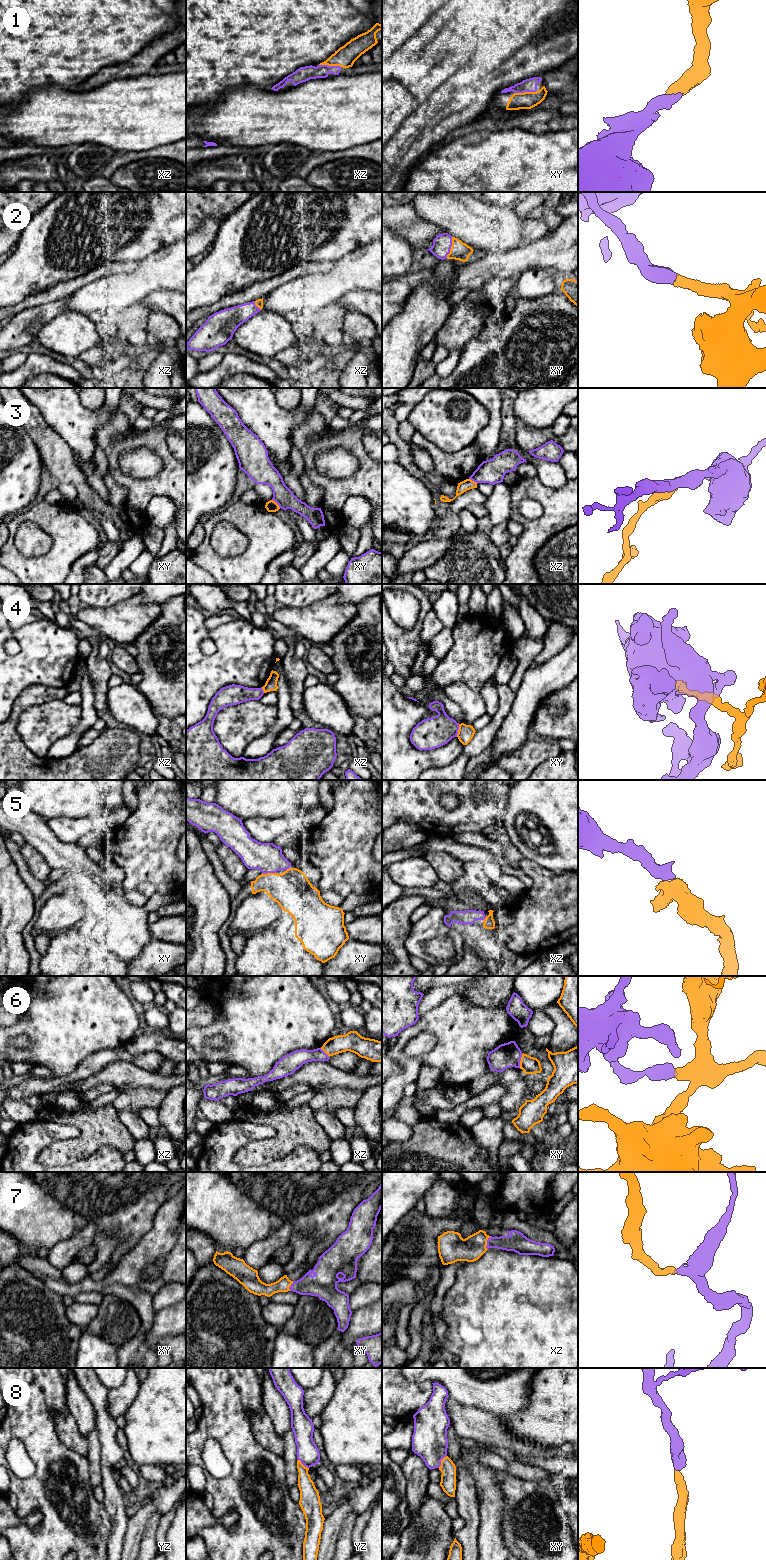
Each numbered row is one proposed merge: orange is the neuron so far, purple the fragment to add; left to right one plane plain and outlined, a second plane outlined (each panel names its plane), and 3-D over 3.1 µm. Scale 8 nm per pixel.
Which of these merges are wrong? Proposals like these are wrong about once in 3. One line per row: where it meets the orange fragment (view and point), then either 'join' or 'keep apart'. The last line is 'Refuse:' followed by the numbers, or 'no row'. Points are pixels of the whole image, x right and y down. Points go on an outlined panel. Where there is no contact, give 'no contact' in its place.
1: contact xz (330, 65); join
2: contact xy (451, 247); join
3: contact xy (276, 503); keep apart
4: contact xy (458, 730); keep apart
5: contact xy (269, 873); join
6: contact xy (521, 1060); keep apart
7: contact xz (486, 1242); join
8: contact xy (441, 1461); join
Refuse: 3, 4, 6

